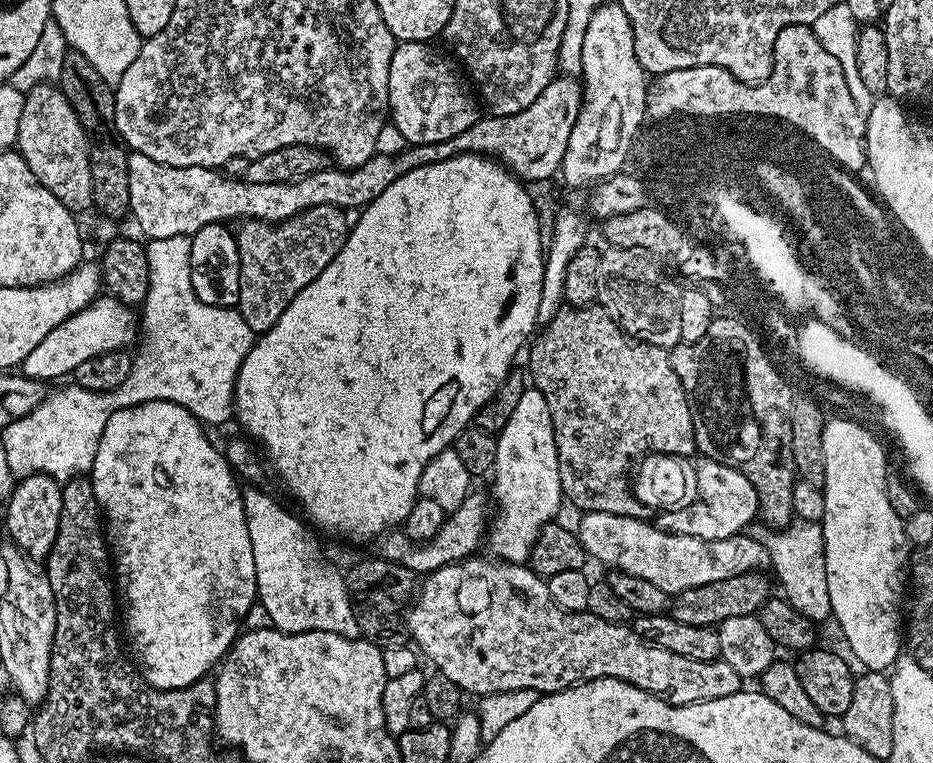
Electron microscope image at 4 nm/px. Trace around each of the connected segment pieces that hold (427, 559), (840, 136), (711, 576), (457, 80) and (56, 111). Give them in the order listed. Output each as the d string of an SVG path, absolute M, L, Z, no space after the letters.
M469 491L468 497L454 511L447 513L444 525L434 538L417 542L409 538L403 530L392 530L383 537L384 552L383 559L406 566L414 573L427 574L436 572L447 564L459 564L462 560L467 560L473 555L476 547L481 547L486 533L490 527L490 500L487 495Z
M807 24L786 26L786 30L778 34L774 42L772 73L761 84L745 86L734 78L734 74L730 74L730 70L718 66L670 70L659 73L653 80L656 81L648 84L646 105L647 115L651 119L653 116L656 120L668 122L676 118L679 112L684 118L702 118L707 113L732 112L733 108L743 107L780 113L780 116L787 116L814 134L818 133L819 140L829 148L829 152L836 153L856 172L865 169L865 113L854 106L854 97L850 94L850 86L846 86L842 66L838 66L838 61L826 51L826 46L818 42Z
M585 512L579 517L578 535L585 553L605 564L605 569L634 574L634 578L646 578L654 582L658 590L679 594L706 582L722 582L722 578L734 578L734 574L746 574L769 567L768 552L762 542L741 534L704 541L698 537L663 532L655 523L641 518L635 520L618 514Z
M406 40L397 43L390 58L390 123L402 130L402 138L406 138L409 145L446 142L462 134L462 130L470 130L482 112L473 85L463 75L459 76L461 65L451 55L443 56L432 47L436 46Z
M55 83L36 85L26 93L15 147L26 166L30 166L34 178L38 178L66 210L81 214L93 207L94 182L90 182L88 136L74 106L70 106L66 94Z

